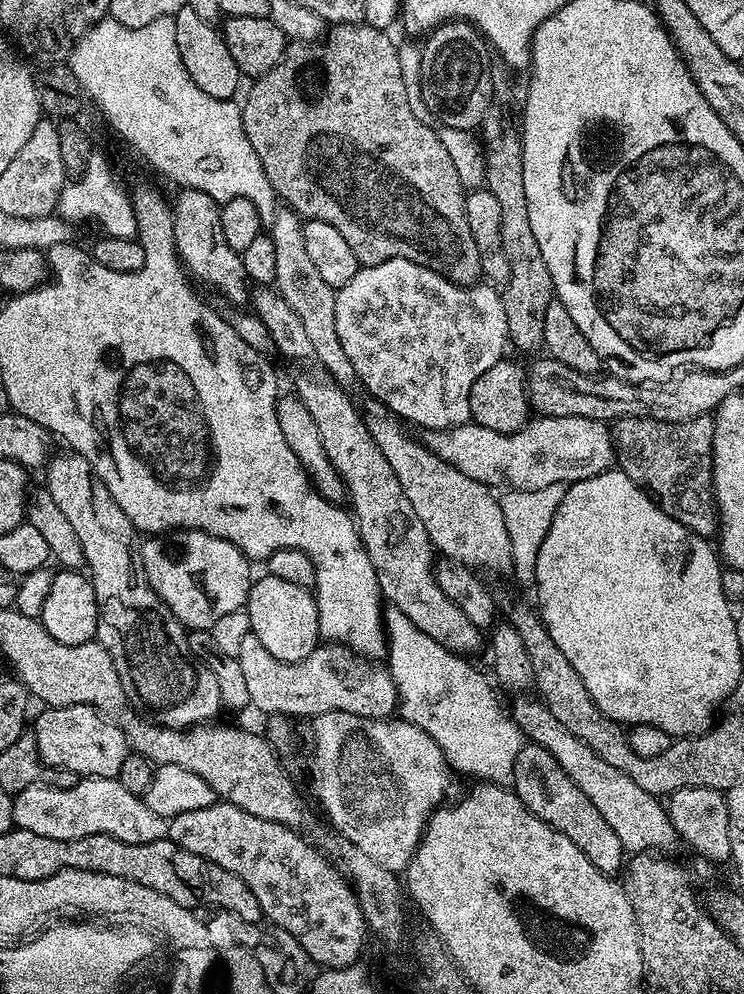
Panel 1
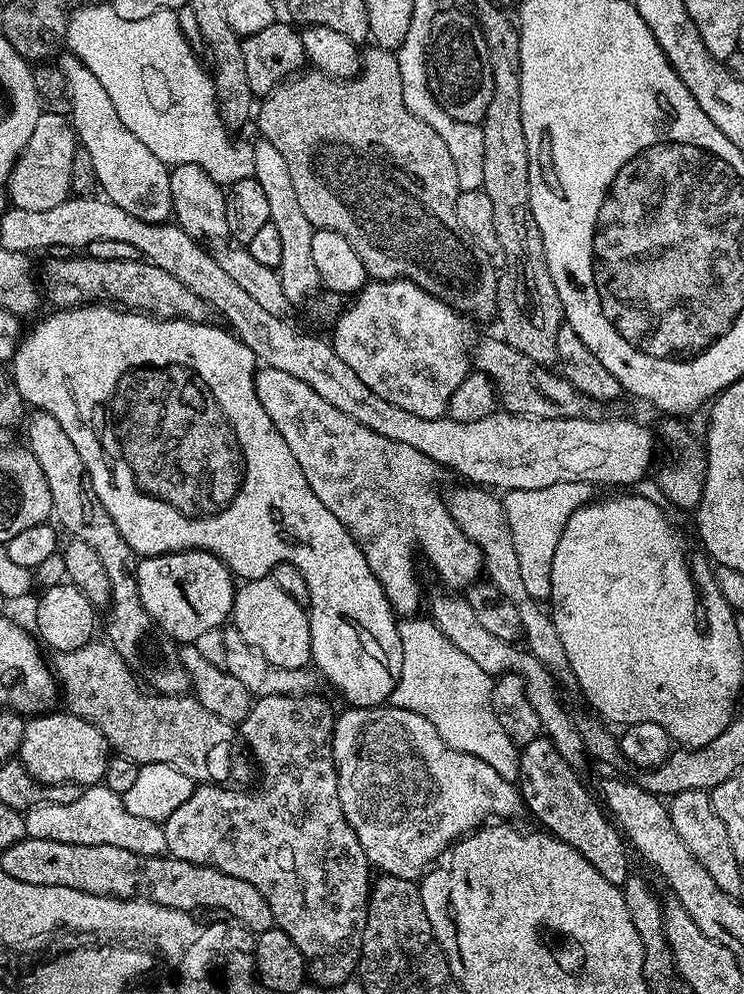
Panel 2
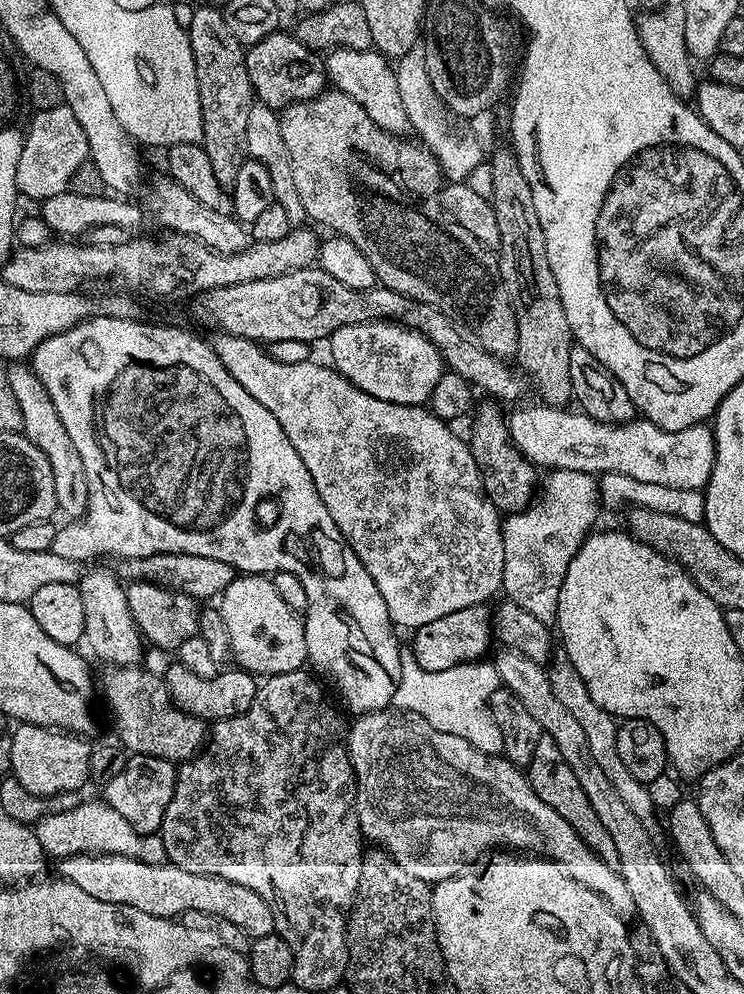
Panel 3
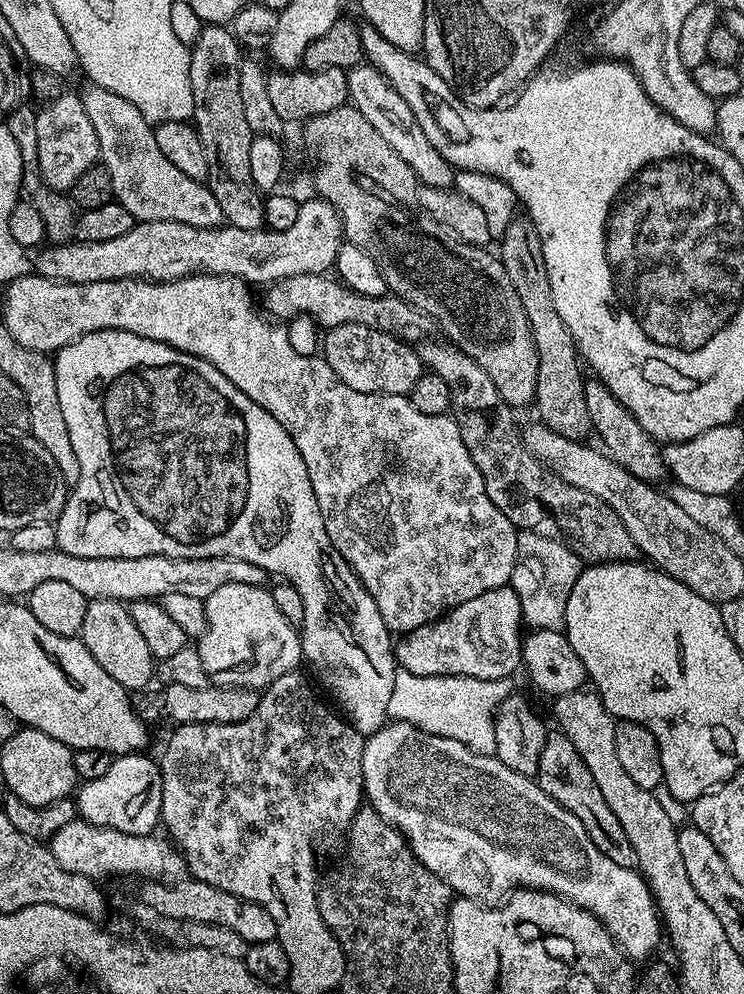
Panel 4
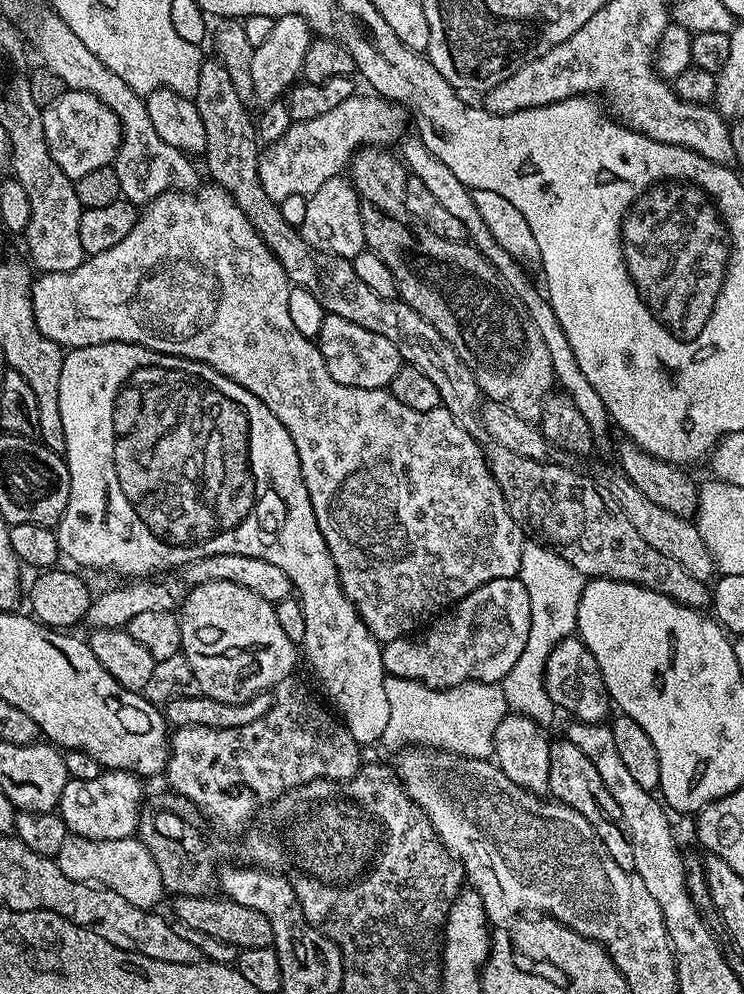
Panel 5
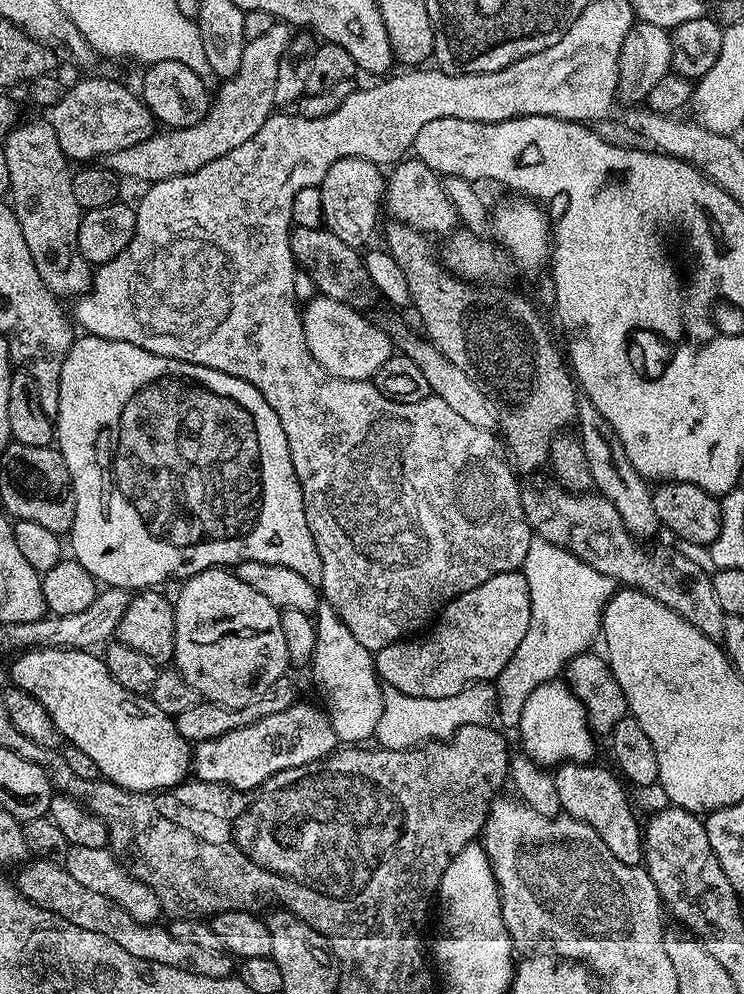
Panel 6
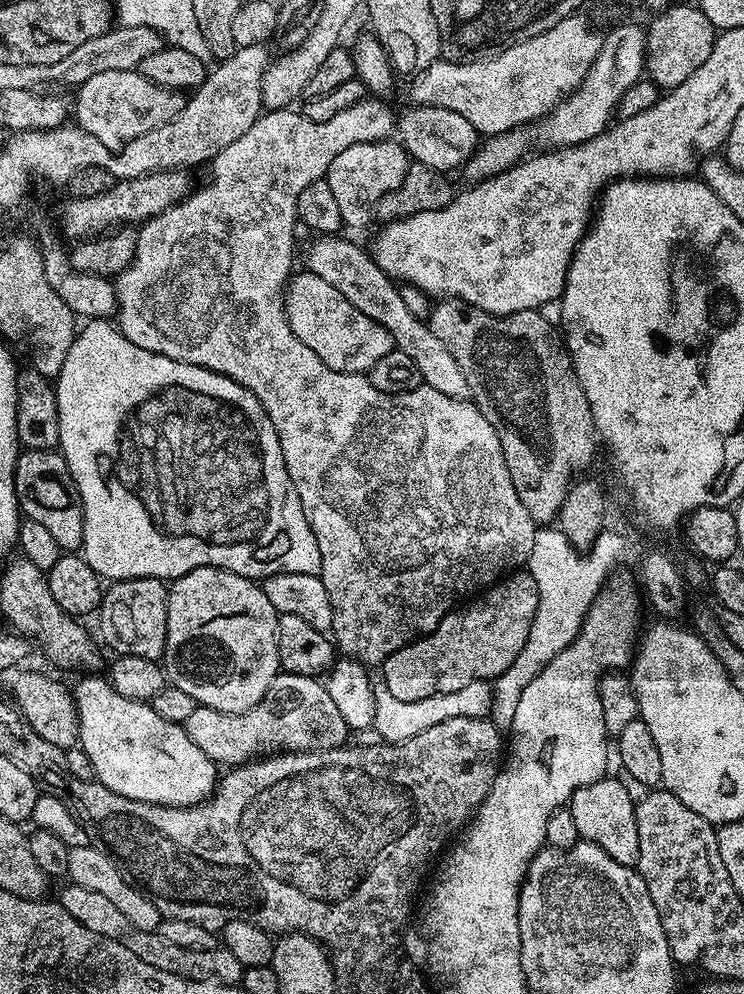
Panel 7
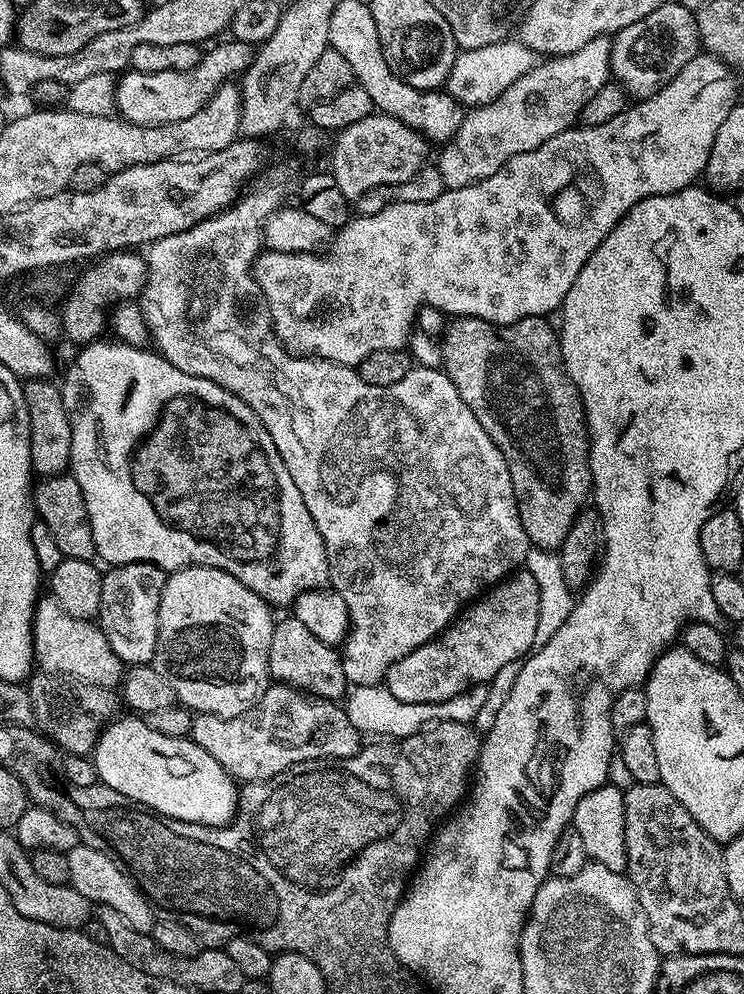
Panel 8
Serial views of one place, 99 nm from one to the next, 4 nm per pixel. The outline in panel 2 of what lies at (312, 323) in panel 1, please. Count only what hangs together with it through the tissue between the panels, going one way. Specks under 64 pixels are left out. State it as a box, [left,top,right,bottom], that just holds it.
[252,138,322,305]

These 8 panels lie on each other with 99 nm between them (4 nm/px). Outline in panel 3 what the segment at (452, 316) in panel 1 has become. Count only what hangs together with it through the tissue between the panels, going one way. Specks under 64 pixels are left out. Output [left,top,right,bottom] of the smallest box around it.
[326,320,446,405]

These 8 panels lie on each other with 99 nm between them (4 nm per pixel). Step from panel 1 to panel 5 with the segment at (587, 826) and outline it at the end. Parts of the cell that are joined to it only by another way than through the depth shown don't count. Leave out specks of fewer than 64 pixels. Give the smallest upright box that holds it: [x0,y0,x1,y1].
[548,738,635,872]

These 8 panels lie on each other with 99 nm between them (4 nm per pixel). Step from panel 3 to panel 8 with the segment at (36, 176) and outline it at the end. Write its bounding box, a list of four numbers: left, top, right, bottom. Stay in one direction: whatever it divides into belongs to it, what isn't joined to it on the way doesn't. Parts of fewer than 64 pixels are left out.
[115,39,254,126]

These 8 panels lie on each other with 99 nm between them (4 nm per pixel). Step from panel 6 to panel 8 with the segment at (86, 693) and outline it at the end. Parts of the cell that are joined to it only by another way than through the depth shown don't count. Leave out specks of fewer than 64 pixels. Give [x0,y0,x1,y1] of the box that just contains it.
[94,714,238,828]

